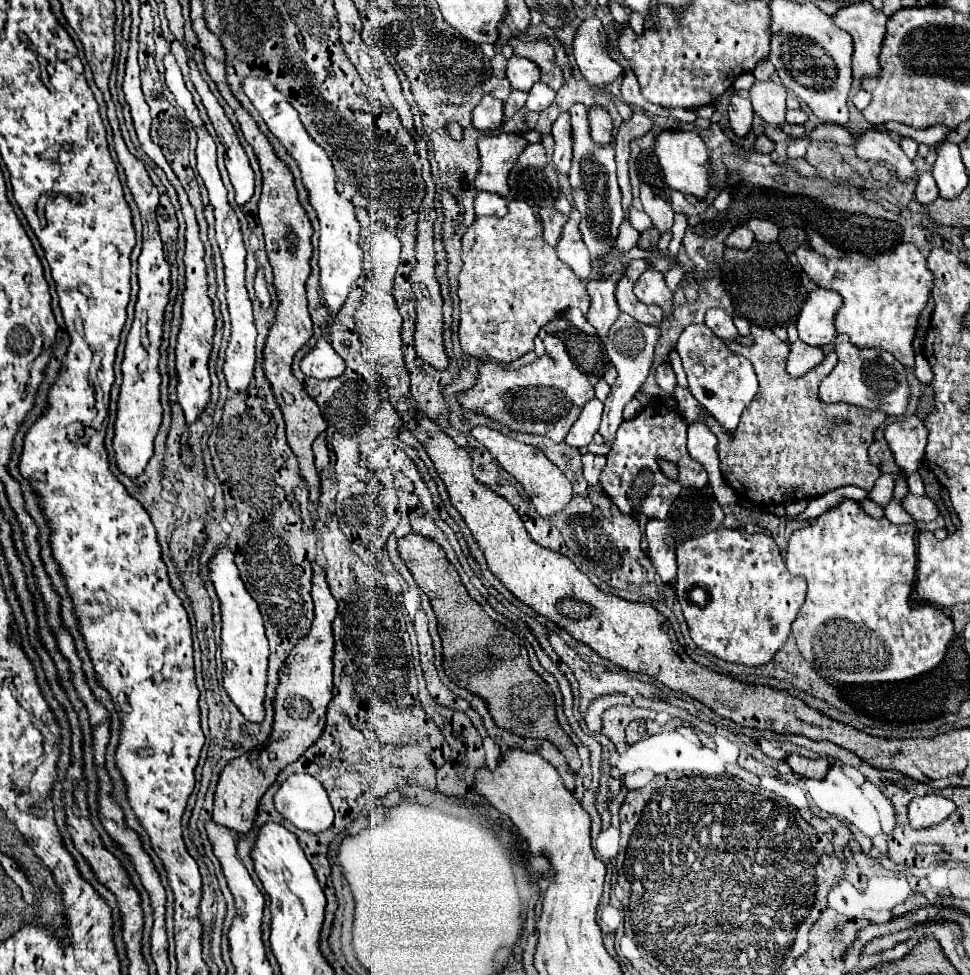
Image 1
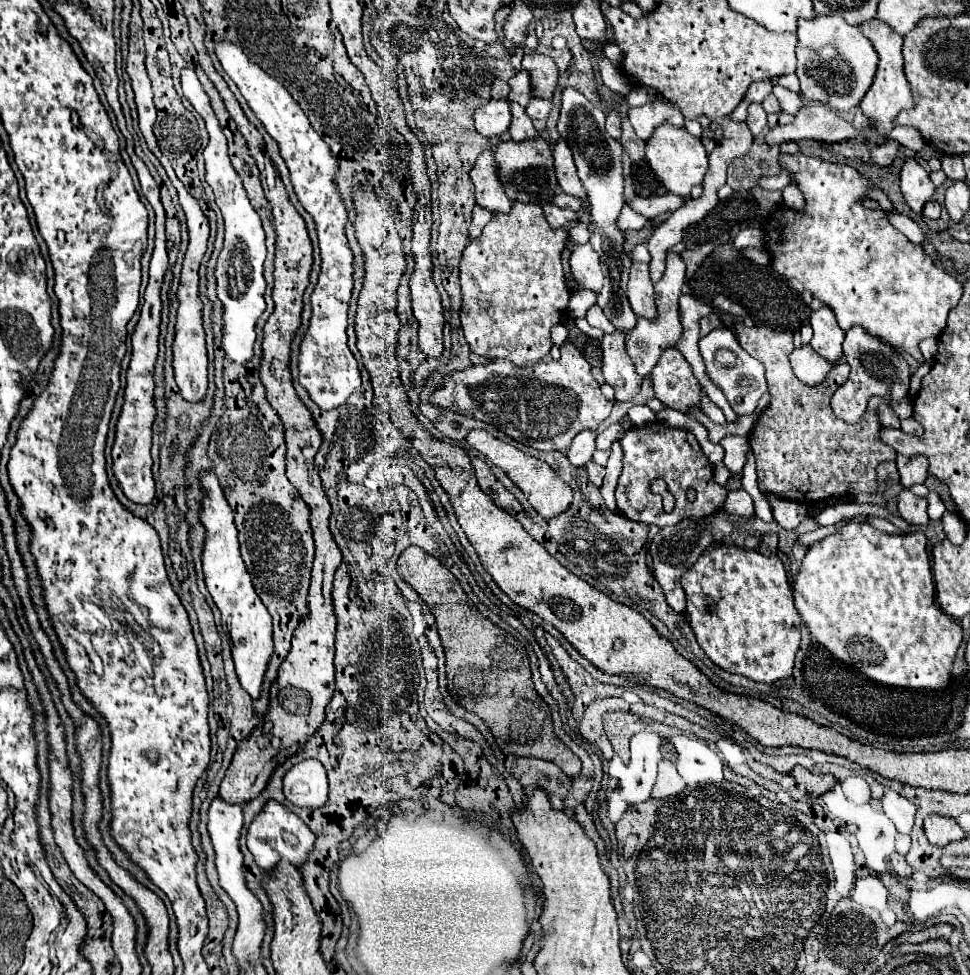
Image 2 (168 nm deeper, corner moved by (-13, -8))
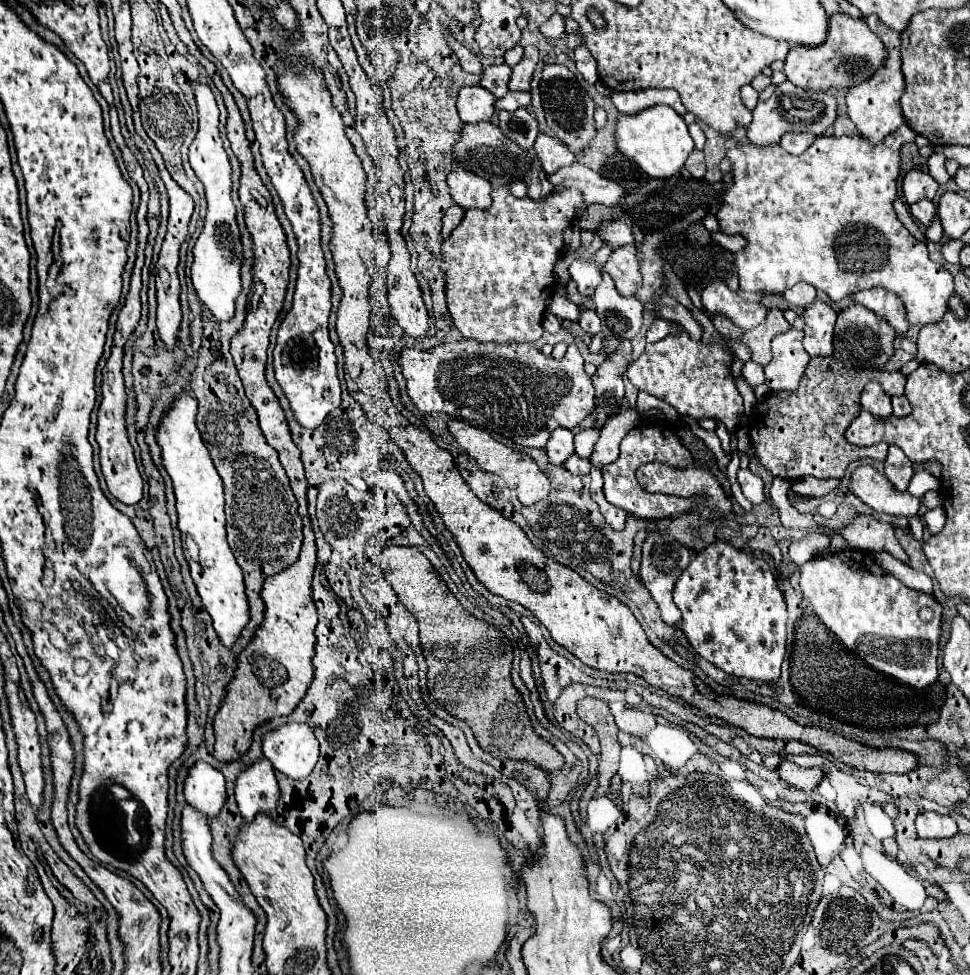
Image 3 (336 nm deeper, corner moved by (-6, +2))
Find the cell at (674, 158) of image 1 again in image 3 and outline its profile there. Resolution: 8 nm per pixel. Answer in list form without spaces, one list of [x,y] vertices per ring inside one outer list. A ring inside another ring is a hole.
[[[665,105],[649,107],[635,117],[619,115],[615,139],[617,139],[619,151],[625,157],[633,159],[647,175],[657,177],[657,179],[667,179],[667,177],[673,177],[675,173],[679,173],[695,147],[683,117]]]

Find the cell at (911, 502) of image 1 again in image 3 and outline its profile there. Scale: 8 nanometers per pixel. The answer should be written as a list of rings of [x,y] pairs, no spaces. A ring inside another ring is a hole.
[[[859,467],[851,477],[851,493],[857,495],[875,511],[883,511],[897,517],[915,517],[919,511],[919,499],[907,491],[895,491],[885,475],[873,467]]]

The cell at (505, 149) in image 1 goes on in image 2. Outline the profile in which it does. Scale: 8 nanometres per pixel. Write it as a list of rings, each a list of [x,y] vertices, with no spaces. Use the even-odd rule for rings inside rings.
[[[490,149],[480,153],[480,157],[476,159],[476,165],[470,171],[470,179],[476,187],[474,191],[476,205],[496,213],[510,211],[512,201],[502,191],[502,185],[498,183],[498,175],[494,175],[494,153]]]

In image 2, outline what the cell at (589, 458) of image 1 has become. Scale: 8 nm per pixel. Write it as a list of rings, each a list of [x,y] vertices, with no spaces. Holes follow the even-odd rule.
[[[590,461],[590,463],[584,465],[584,469],[586,469],[586,473],[588,473],[588,479],[590,479],[596,487],[600,487],[600,485],[602,485],[602,477],[604,477],[604,467],[600,467],[600,465],[596,465],[594,461]]]

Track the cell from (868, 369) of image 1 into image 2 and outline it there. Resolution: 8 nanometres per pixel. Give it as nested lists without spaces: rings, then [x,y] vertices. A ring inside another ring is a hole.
[[[856,325],[856,327],[850,327],[846,333],[844,355],[846,355],[848,365],[852,367],[850,377],[842,387],[838,387],[838,391],[832,397],[832,411],[840,419],[846,419],[846,423],[856,423],[862,417],[862,413],[866,411],[868,399],[874,395],[892,397],[892,401],[906,397],[910,369],[908,369],[908,363],[904,361],[900,351],[882,343],[878,337],[870,335],[864,327]]]

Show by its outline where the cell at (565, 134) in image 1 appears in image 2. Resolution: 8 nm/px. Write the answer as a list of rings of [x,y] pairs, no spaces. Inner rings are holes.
[[[558,139],[556,147],[554,147],[554,151],[552,151],[552,157],[554,157],[554,171],[556,171],[558,185],[560,185],[568,195],[578,195],[578,197],[582,197],[582,203],[588,205],[584,187],[582,187],[580,177],[578,177],[578,173],[576,173],[576,165],[574,165],[574,159],[572,159],[572,151],[566,147],[566,141],[564,141],[564,139]]]

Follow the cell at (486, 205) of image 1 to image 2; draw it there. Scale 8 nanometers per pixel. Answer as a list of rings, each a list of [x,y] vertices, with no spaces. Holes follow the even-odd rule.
[[[478,205],[474,207],[474,211],[472,211],[472,223],[470,223],[470,227],[468,227],[470,239],[474,239],[474,237],[480,235],[482,227],[492,219],[492,215],[494,215],[494,213],[490,213],[490,211],[486,211],[486,209],[478,207]]]

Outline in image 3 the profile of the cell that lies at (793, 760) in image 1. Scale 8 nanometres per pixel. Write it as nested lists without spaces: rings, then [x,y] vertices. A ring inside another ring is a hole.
[[[781,761],[781,765],[777,767],[779,775],[783,781],[787,781],[793,787],[799,787],[803,791],[811,791],[819,785],[819,781],[823,779],[823,771],[821,769],[803,769],[791,761]]]

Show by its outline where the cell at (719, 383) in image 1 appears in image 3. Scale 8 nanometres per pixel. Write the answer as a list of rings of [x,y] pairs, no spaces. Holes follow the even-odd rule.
[[[739,469],[737,471],[737,481],[741,485],[743,495],[753,503],[759,505],[765,501],[765,493],[763,493],[763,481],[759,477],[755,477],[749,469]]]

